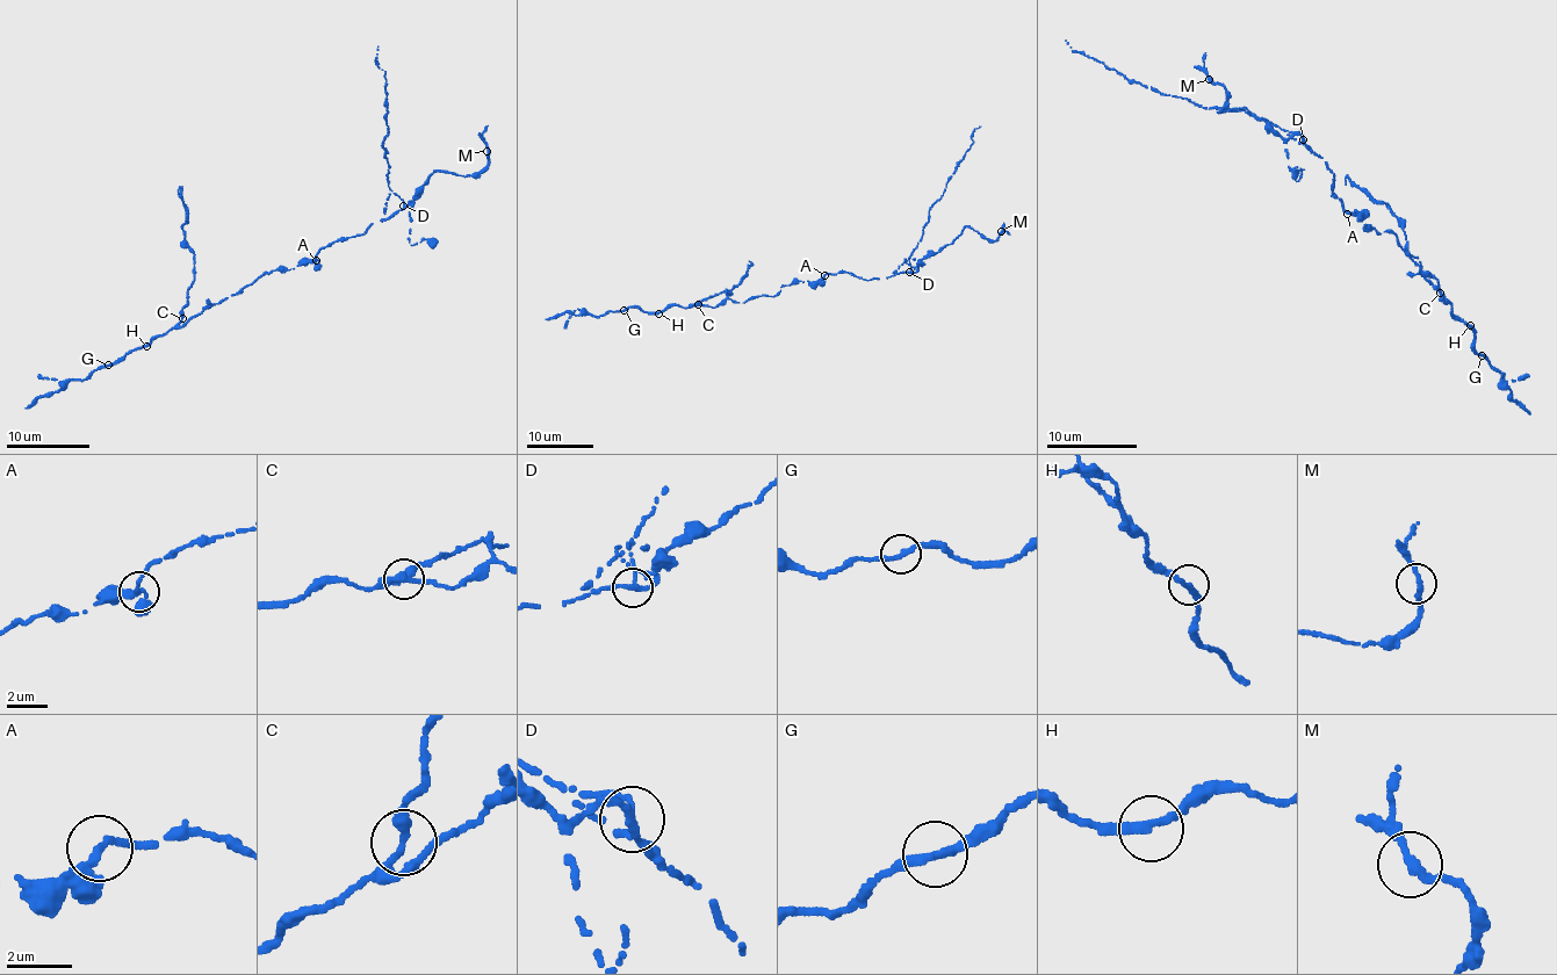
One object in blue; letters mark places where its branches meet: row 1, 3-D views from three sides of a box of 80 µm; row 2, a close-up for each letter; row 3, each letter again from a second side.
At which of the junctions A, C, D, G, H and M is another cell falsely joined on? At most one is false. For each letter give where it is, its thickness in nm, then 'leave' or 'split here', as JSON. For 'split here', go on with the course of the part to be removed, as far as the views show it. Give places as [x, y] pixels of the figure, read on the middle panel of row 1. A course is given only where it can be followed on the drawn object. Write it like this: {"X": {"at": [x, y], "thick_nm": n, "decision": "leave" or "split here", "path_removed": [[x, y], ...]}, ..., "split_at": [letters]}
{"A": {"at": [824, 275], "thick_nm": 220, "decision": "leave"}, "C": {"at": [698, 304], "thick_nm": 280, "decision": "leave"}, "D": {"at": [909, 272], "thick_nm": 200, "decision": "split here", "path_removed": [[909, 272], [909, 257], [929, 221], [929, 207], [941, 197], [956, 164], [974, 141], [975, 129], [981, 125]]}, "G": {"at": [624, 310], "thick_nm": 260, "decision": "leave"}, "H": {"at": [658, 313], "thick_nm": 280, "decision": "leave"}, "M": {"at": [1001, 231], "thick_nm": 280, "decision": "leave"}, "split_at": ["D"]}

